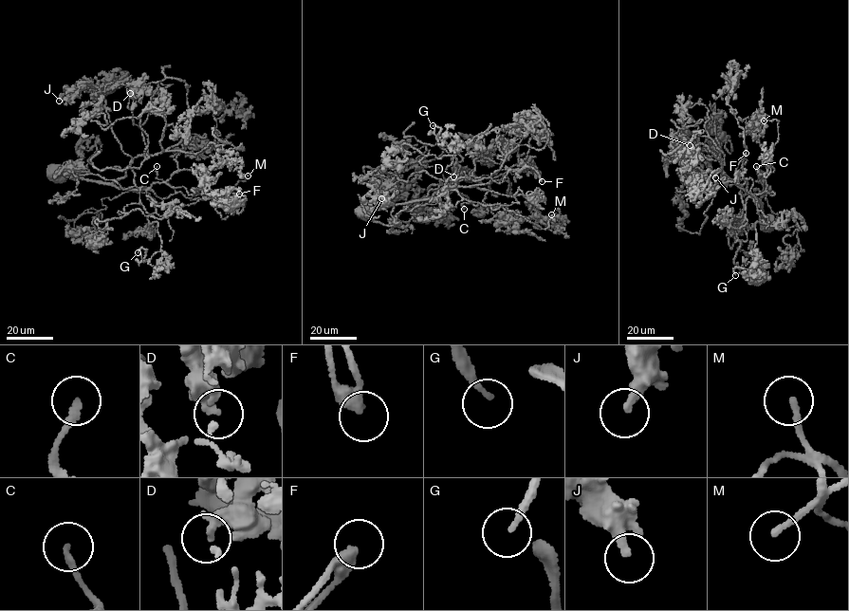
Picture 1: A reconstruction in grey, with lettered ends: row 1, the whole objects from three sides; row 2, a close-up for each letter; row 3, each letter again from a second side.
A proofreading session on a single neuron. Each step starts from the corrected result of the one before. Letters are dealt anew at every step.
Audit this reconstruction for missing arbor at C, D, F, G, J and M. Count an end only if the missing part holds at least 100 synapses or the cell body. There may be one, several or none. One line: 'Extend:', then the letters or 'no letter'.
Extend: C, M

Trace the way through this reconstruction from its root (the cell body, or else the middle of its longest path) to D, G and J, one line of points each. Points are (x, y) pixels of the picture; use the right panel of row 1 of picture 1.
D: (767, 220), (755, 198), (722, 171), (724, 155), (706, 130), (704, 104), (687, 103), (678, 111), (690, 145)
G: (767, 220), (753, 198), (764, 221), (755, 223), (749, 253), (755, 265), (736, 267), (735, 275)
J: (767, 220), (752, 194), (723, 180), (712, 140), (695, 154), (707, 156), (715, 177)

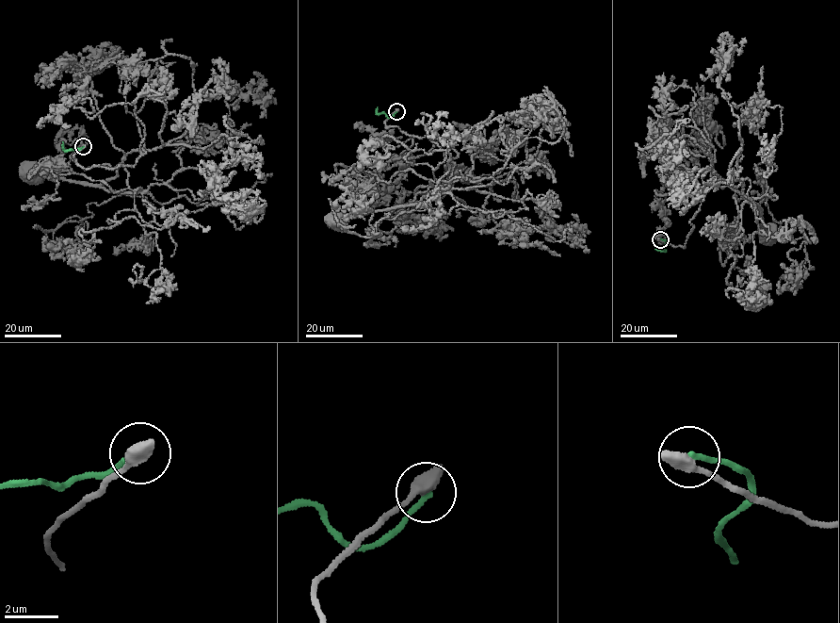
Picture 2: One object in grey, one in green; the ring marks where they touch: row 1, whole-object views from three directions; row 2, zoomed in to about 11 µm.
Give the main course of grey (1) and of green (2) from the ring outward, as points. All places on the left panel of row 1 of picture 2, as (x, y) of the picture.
1: (83, 146), (73, 155), (83, 168), (132, 166), (145, 152), (127, 154), (116, 175), (99, 185), (33, 170)
2: (83, 146), (65, 151), (63, 142)

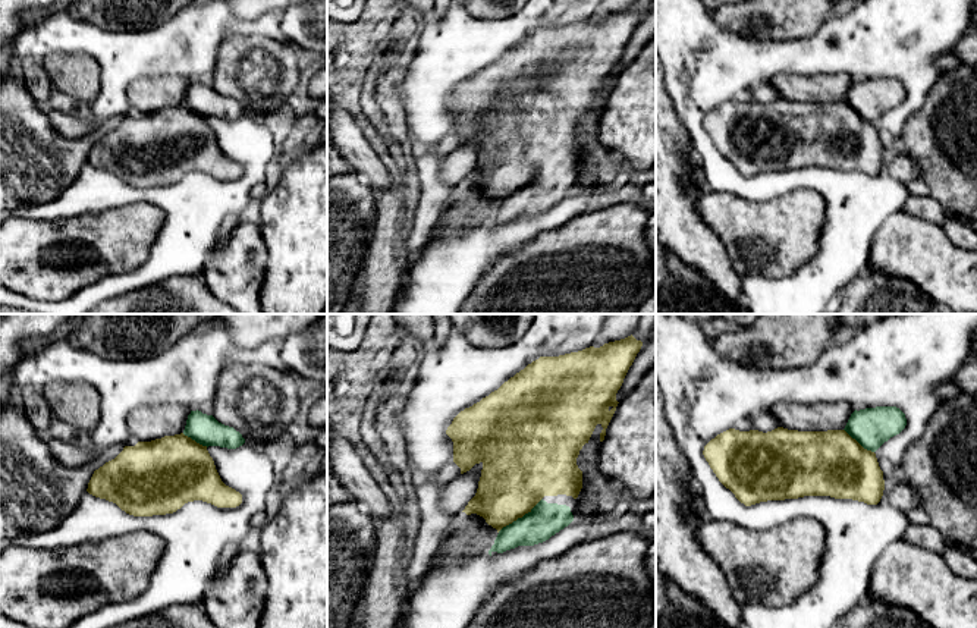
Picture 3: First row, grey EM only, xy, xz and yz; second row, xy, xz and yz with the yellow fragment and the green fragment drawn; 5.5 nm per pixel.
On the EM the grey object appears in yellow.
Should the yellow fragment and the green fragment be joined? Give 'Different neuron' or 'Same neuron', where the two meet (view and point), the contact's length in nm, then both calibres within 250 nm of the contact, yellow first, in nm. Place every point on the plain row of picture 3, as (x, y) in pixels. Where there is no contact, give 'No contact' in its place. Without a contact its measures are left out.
Same neuron. Touches yellow at xz (520, 188). Shared border 320 nm. Thickness 400 nm (yellow) against 190 nm

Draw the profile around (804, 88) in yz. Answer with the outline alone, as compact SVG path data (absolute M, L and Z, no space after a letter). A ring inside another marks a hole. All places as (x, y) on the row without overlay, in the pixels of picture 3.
M779 73L767 84L772 85L780 98L798 103L844 101L854 78L846 73L829 75L797 75Z

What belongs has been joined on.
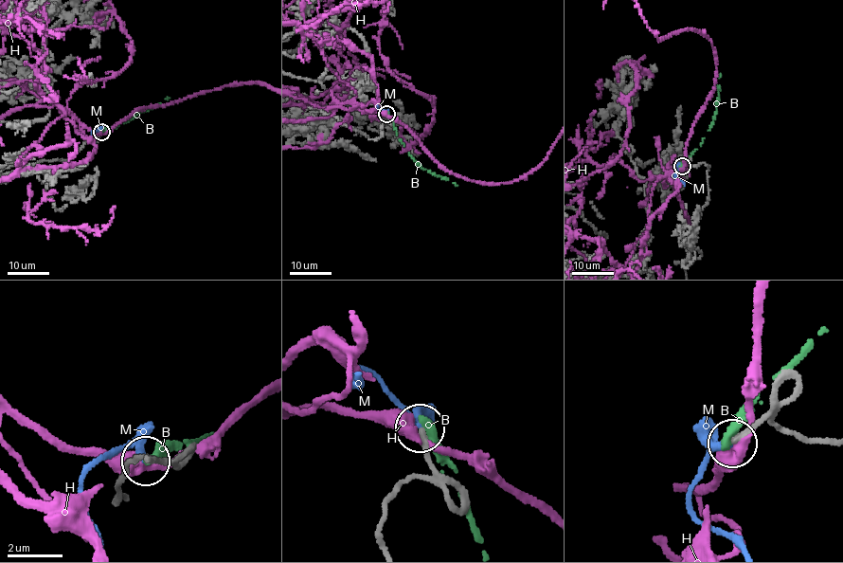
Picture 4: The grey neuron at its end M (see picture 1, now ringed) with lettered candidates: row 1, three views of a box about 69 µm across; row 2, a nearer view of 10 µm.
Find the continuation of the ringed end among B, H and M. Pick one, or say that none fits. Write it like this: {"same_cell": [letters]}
{"same_cell": ["M"]}

